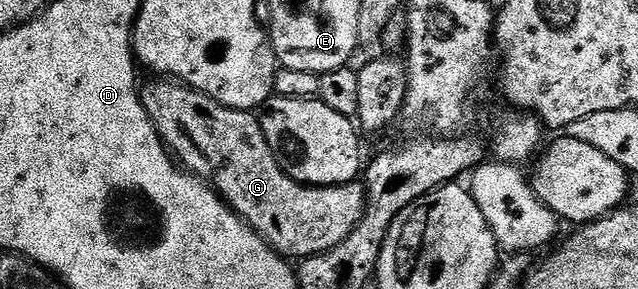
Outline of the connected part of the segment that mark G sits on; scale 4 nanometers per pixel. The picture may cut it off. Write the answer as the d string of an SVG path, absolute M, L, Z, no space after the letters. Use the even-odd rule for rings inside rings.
M153 82L157 83L149 83L146 87L144 84L140 88L141 104L147 109L166 147L192 174L204 179L277 254L293 261L304 261L312 255L335 249L335 245L339 245L357 228L365 216L367 192L364 182L340 183L334 187L306 187L304 183L297 183L285 172L282 160L267 141L260 118L253 111L225 107L183 83Z

